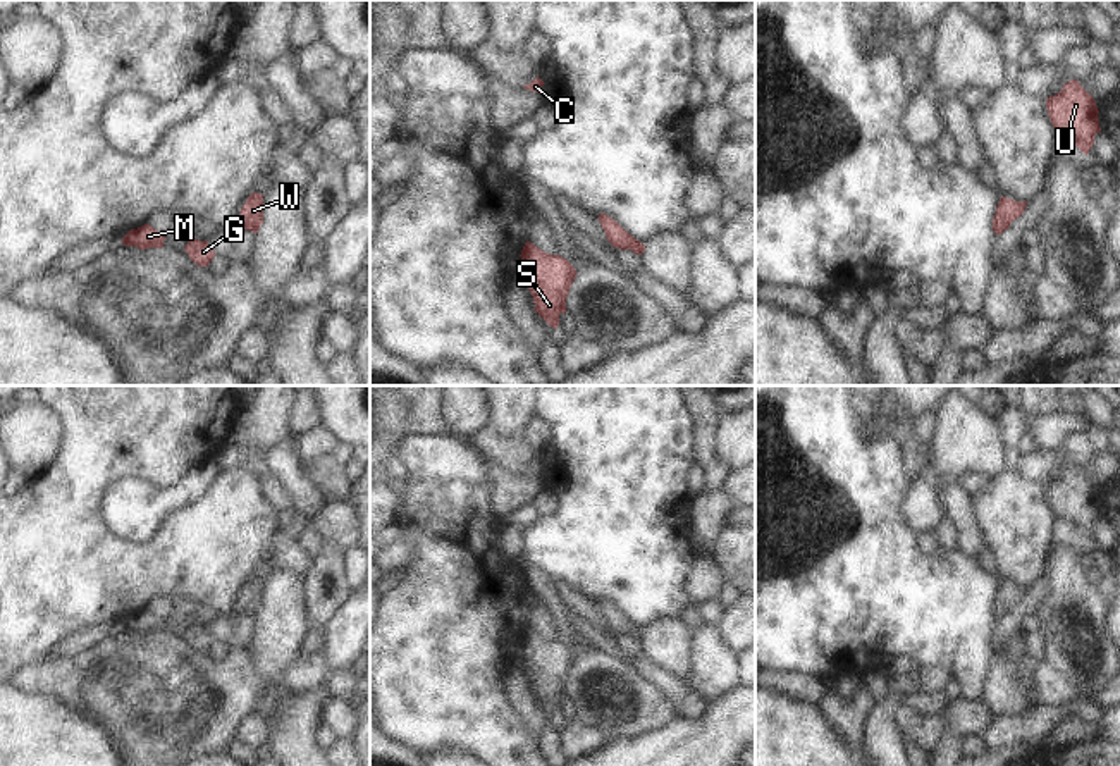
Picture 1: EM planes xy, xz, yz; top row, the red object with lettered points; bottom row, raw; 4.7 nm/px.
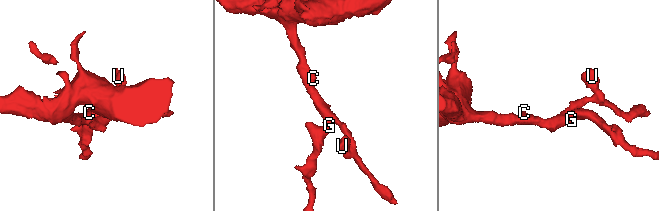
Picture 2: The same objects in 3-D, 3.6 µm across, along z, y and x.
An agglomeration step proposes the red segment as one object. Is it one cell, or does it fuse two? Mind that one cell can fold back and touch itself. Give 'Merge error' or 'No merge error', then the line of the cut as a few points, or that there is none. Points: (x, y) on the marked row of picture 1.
No merge error. No split.

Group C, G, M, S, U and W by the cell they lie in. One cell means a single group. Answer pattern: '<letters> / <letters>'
C G M S U W

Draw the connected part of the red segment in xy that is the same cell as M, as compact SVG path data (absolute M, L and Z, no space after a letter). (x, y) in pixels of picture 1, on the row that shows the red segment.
M145 224L138 229L131 229L120 243L126 246L136 246L139 250L148 248L163 248L165 234L153 229L150 224Z

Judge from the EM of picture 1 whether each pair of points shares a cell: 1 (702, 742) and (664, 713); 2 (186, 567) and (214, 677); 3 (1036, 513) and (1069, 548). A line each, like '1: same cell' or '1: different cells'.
1: different cells
2: different cells
3: different cells

